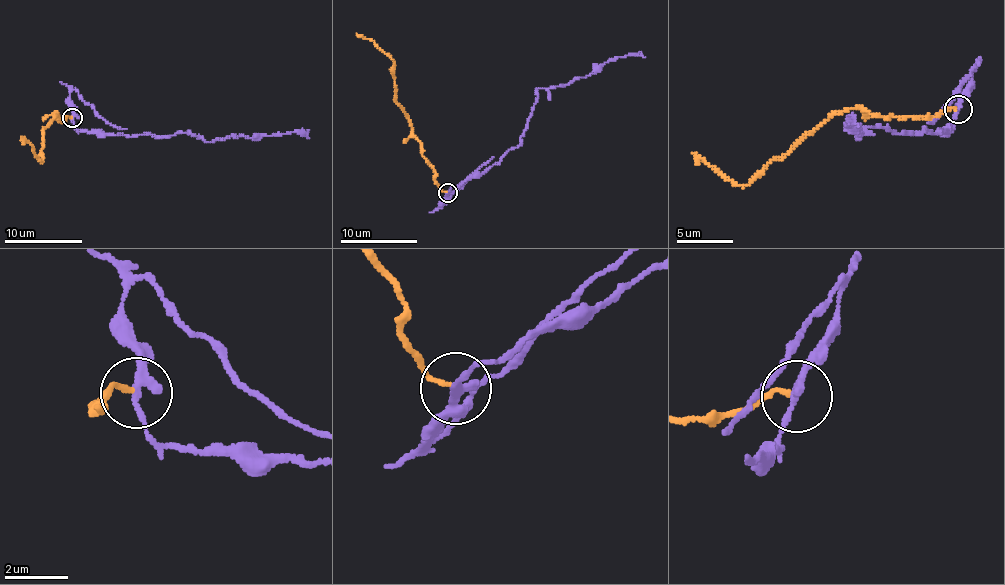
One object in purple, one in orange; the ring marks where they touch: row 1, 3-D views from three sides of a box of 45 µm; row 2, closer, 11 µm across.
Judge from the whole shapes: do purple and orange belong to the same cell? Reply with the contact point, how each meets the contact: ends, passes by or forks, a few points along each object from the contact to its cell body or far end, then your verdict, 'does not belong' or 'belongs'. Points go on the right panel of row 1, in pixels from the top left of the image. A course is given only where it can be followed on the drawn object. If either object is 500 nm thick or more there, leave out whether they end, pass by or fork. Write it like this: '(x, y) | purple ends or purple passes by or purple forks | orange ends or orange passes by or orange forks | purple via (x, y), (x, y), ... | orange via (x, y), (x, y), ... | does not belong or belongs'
(958, 109) | purple passes by | orange ends | purple via (959, 110), (947, 129), (854, 129), (861, 139), (859, 130), (848, 126), (848, 119), (853, 118), (859, 126) | orange via (955, 110), (947, 107), (933, 116), (876, 116), (859, 108), (845, 108), (743, 185), (692, 153) | does not belong

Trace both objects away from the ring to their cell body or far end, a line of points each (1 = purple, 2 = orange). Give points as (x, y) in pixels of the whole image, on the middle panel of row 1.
1: (448, 193), (484, 174), (520, 143), (540, 88), (562, 86), (596, 74), (606, 62), (627, 55), (645, 57)
2: (446, 191), (435, 179), (433, 166), (422, 154), (422, 143), (395, 99), (393, 59), (356, 33)

